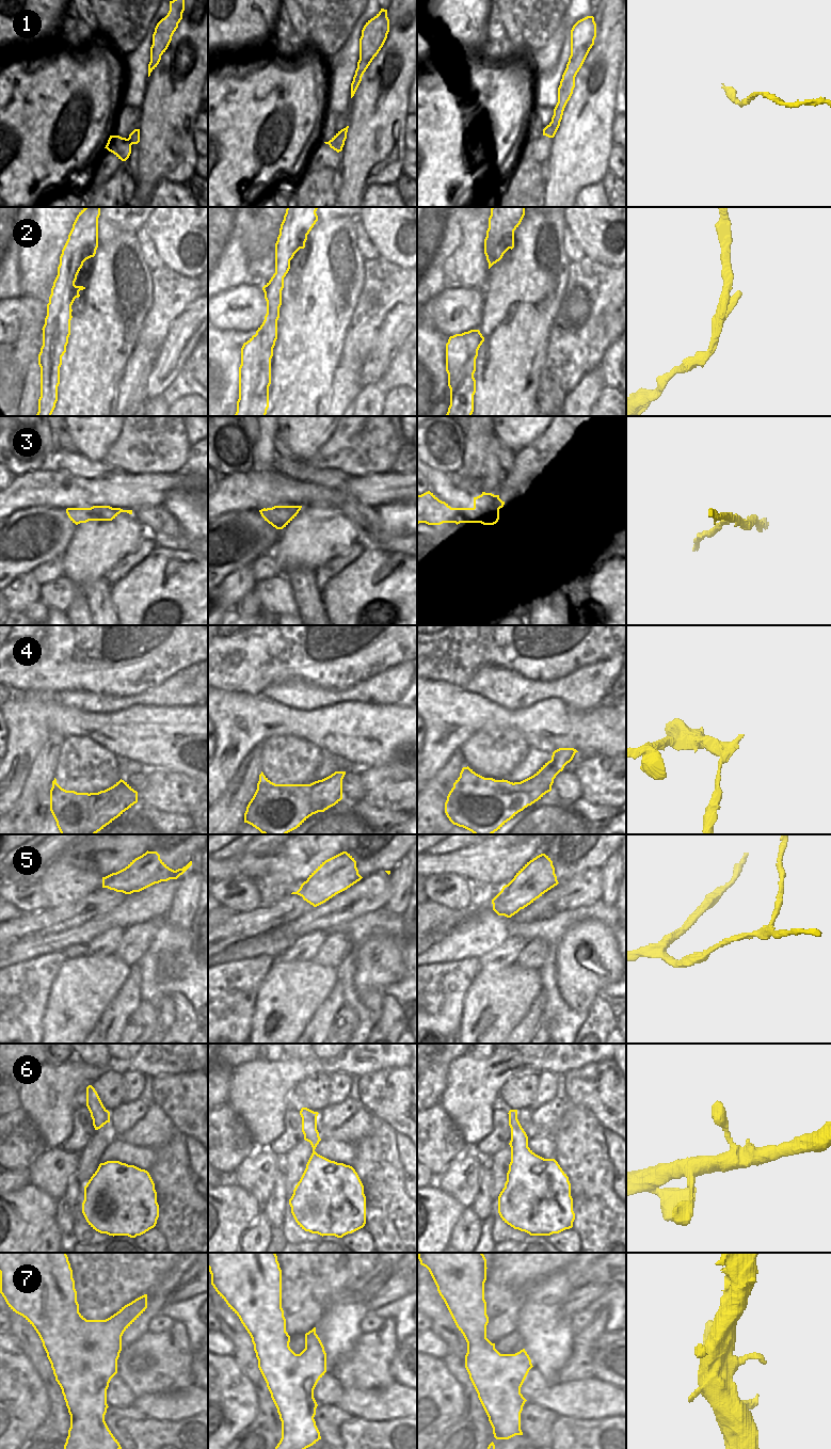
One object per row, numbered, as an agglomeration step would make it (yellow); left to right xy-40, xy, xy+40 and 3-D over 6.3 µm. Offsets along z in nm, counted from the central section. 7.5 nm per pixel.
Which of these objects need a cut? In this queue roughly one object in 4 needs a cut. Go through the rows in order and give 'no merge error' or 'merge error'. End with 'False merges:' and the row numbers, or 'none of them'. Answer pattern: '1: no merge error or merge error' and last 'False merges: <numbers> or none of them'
1: no merge error
2: merge error
3: merge error
4: merge error
5: no merge error
6: no merge error
7: no merge error
False merges: 2, 3, 4

